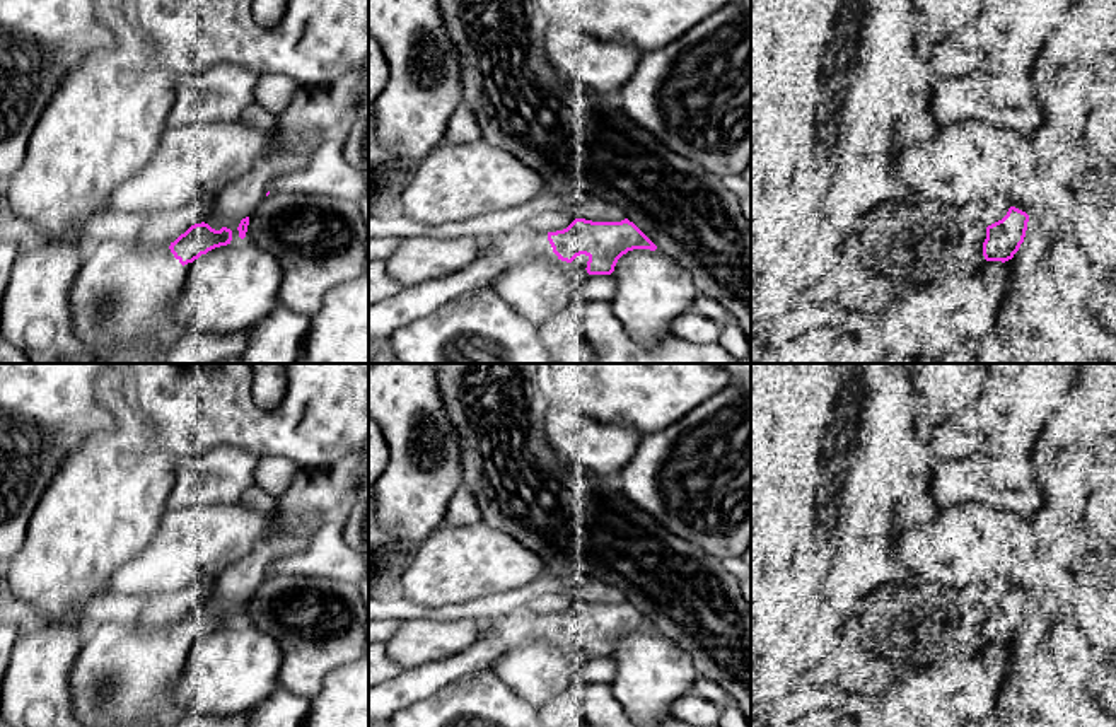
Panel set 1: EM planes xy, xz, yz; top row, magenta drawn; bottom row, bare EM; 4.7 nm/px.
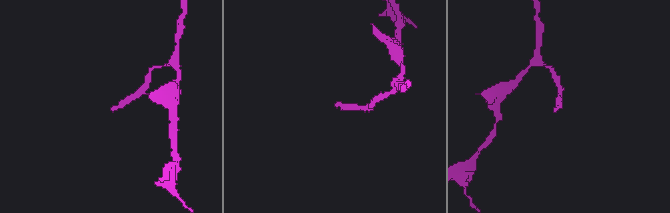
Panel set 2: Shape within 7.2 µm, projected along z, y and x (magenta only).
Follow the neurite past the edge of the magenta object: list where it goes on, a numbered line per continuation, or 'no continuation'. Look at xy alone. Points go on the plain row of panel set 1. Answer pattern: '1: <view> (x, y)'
1: xy (125, 676)

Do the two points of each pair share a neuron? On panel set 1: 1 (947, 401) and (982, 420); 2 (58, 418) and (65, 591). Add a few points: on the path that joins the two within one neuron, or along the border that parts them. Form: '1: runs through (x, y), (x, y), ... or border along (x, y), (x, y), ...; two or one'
1: border along (985, 381), (980, 395), (932, 434); two
2: border along (89, 437), (62, 463), (40, 499); two

